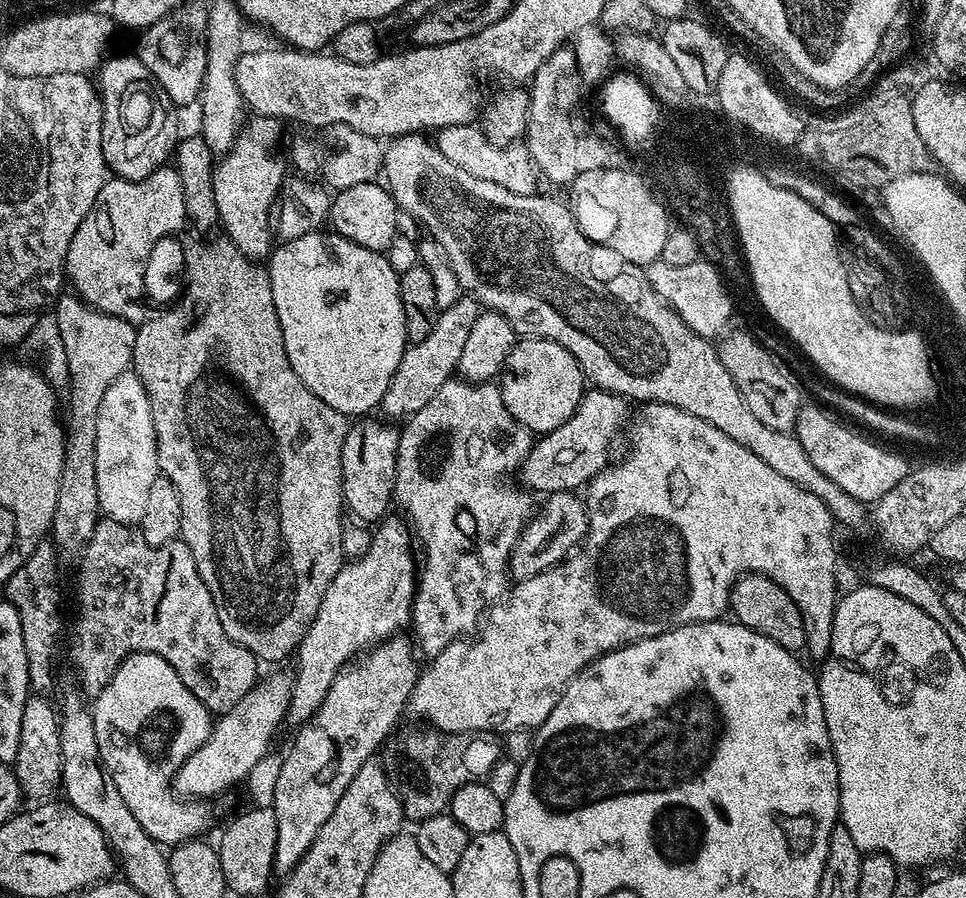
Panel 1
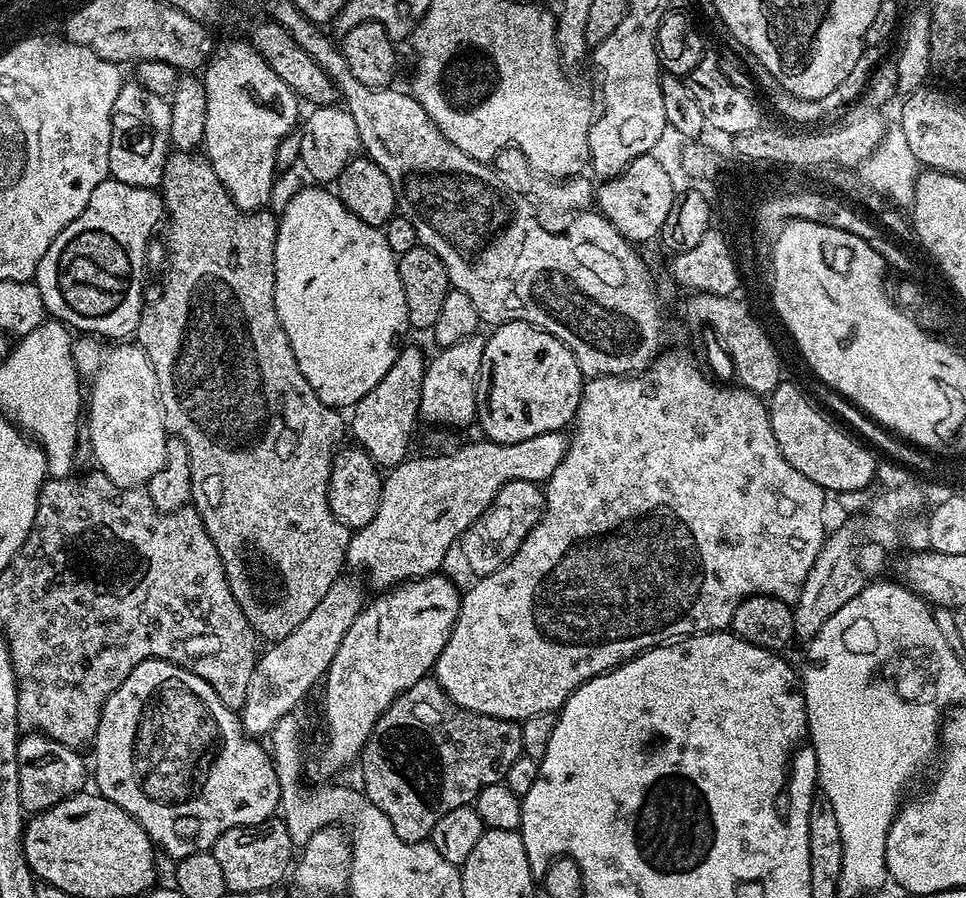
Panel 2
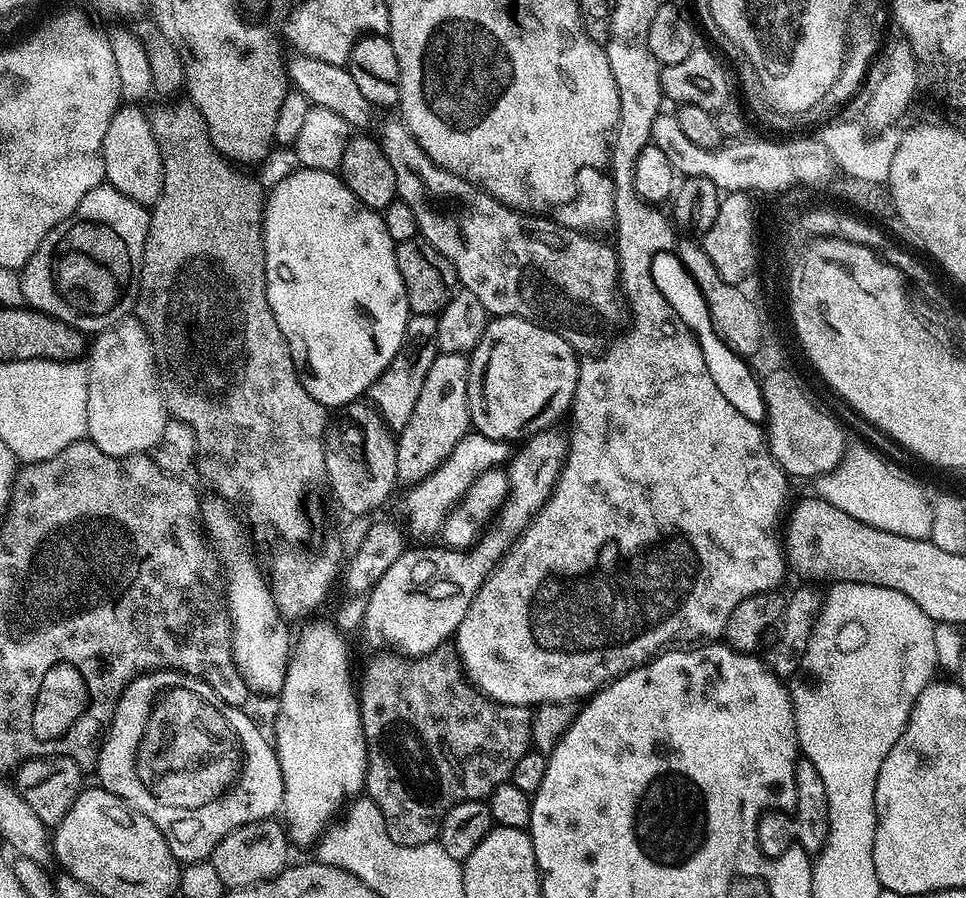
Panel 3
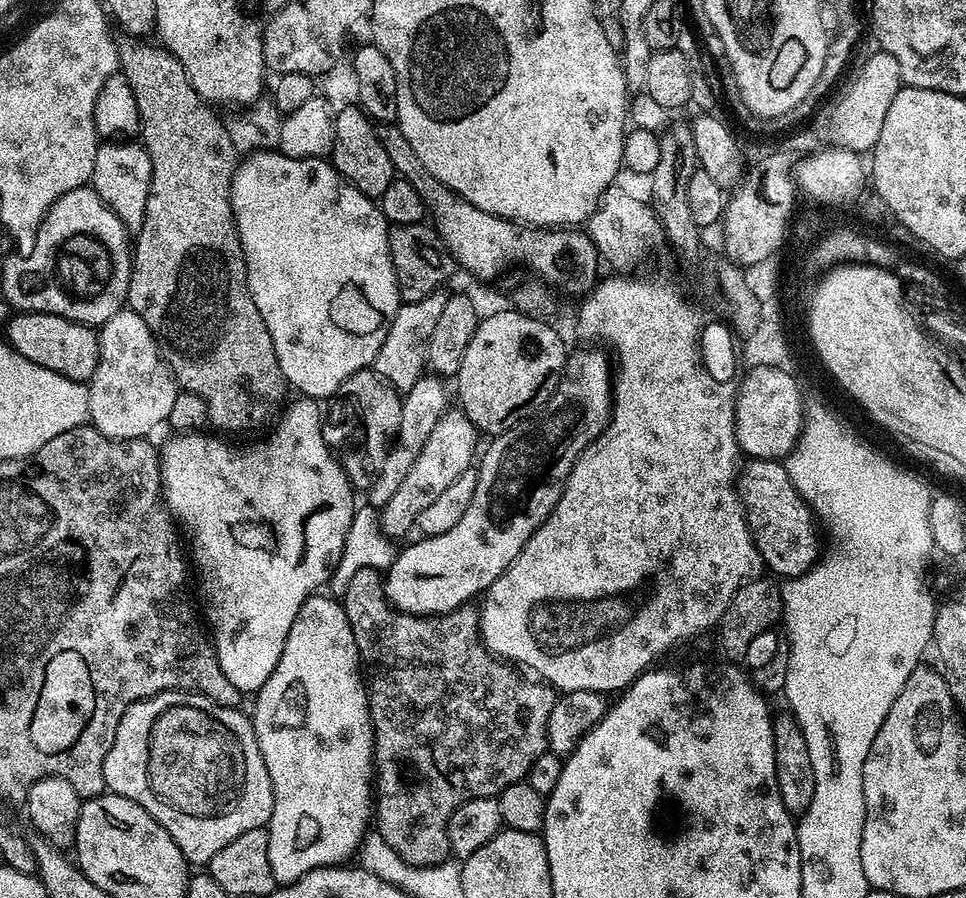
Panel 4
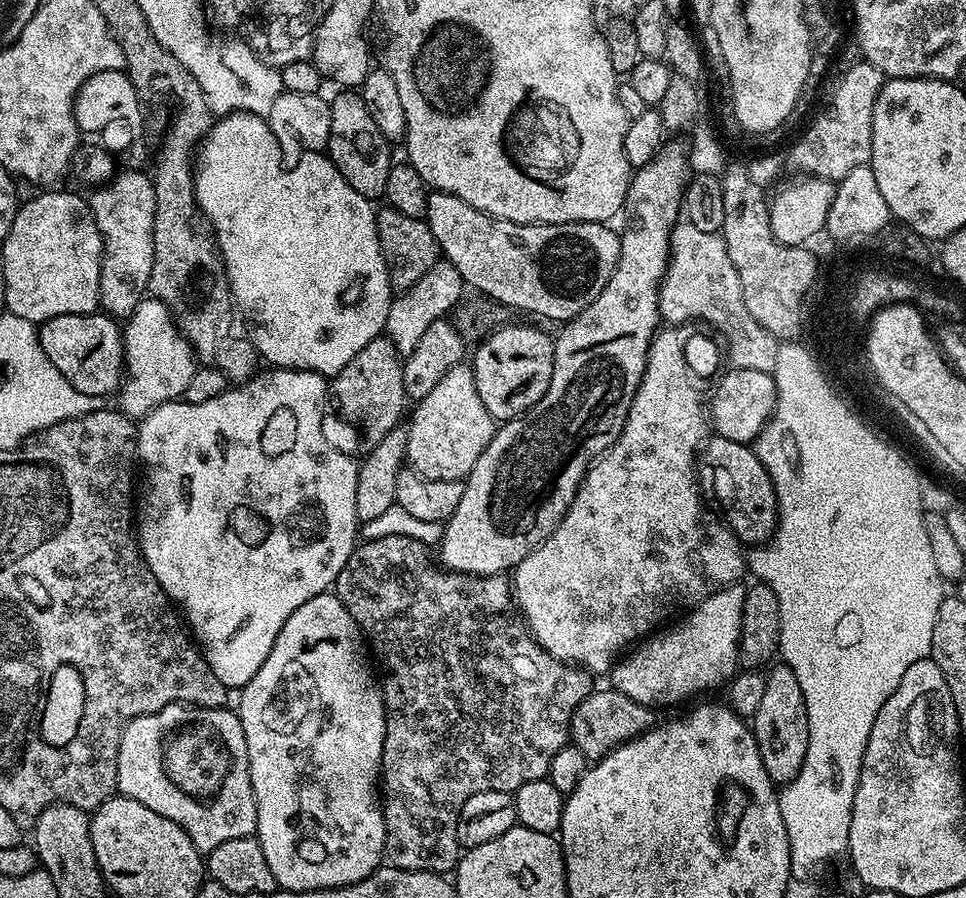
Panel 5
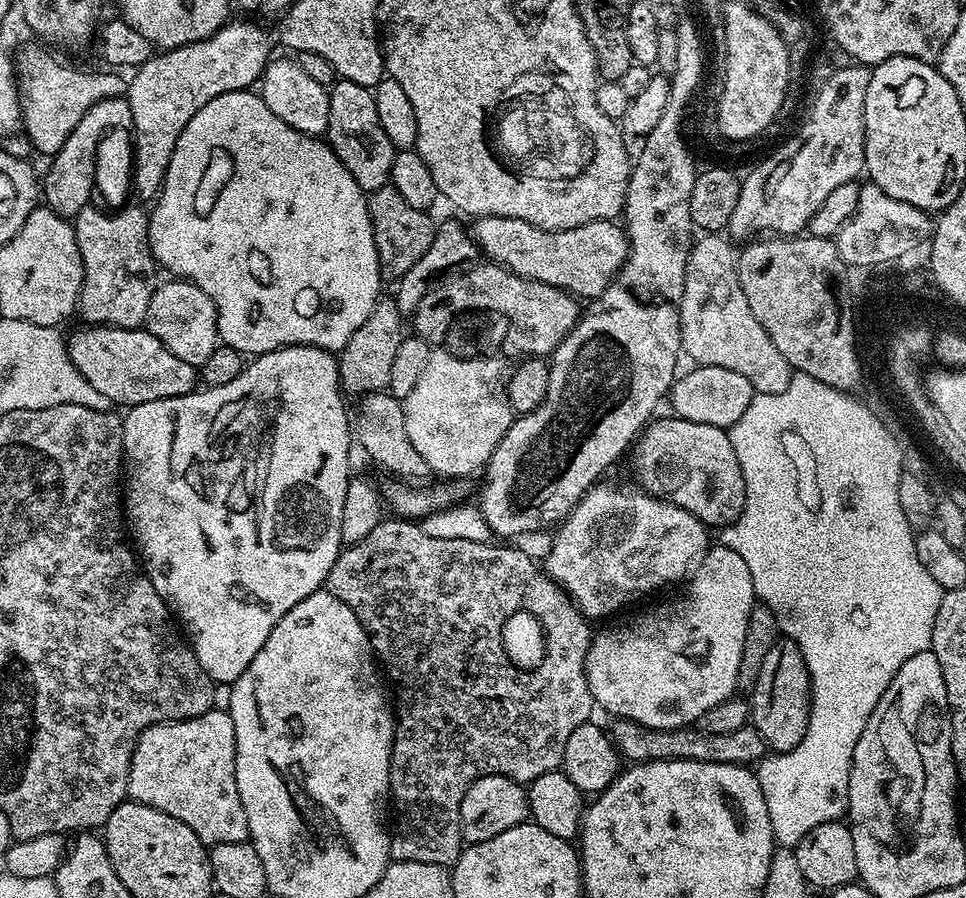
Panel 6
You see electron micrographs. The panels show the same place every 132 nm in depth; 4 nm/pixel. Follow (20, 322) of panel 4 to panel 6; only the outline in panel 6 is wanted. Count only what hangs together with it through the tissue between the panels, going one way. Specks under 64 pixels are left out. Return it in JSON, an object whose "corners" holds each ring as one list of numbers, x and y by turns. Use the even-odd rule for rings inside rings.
{"corners":[[107,324,80,326,71,337,67,337,68,353,72,359,72,367,94,386,94,390,106,394,113,406,131,406,142,402,154,402,162,398,178,398,188,396,198,388,198,368,190,362,178,358,166,350,166,346,154,334,150,334,143,327,138,328,109,328]]}

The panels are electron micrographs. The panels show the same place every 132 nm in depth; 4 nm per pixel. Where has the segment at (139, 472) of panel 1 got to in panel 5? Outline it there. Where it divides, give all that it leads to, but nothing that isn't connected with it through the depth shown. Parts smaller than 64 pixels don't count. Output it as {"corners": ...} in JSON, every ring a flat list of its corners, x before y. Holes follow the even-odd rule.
{"corners":[[155,298,141,300,126,317,122,335,126,375,118,389,119,411,129,418,142,418,159,404,183,397,190,378,194,378,198,361,167,306]]}

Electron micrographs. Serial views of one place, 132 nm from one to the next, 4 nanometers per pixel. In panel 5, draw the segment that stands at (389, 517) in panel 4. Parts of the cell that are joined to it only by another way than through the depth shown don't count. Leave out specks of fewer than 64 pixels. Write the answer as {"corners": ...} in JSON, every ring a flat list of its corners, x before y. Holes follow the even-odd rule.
{"corners":[[467,363,454,366,411,409,412,424,408,429,407,463,420,476,427,480,464,480,474,470,474,462,486,450,496,433,497,421,482,406,482,398,478,398,478,386,474,382,474,374]]}

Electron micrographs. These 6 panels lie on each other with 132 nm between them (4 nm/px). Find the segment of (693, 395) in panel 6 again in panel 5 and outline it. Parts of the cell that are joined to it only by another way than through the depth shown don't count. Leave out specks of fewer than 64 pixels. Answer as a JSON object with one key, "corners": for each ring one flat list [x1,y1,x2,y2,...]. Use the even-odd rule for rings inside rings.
{"corners":[[735,367,729,371,719,377,720,385,712,392,710,428,715,435,730,438,730,442,751,445,772,416,776,405,776,383,771,372]]}

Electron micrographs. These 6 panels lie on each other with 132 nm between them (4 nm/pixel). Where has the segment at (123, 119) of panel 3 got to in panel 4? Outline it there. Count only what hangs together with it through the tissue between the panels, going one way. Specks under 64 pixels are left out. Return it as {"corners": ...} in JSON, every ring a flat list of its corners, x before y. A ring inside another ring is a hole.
{"corners":[[104,142,97,147,90,186,118,214,129,233,139,232,146,218,146,202,150,194,152,163,150,154,140,142]]}

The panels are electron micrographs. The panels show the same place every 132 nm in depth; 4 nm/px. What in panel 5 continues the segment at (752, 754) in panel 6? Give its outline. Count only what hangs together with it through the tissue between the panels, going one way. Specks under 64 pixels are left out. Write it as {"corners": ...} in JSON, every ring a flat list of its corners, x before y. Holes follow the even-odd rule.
{"corners":[[611,686,597,687,574,710,568,735,574,747,584,755,585,761,595,762,613,752,619,744,625,744,648,729,655,728,658,717,652,712,655,711,649,705,634,702,634,698,626,698,626,694]]}

